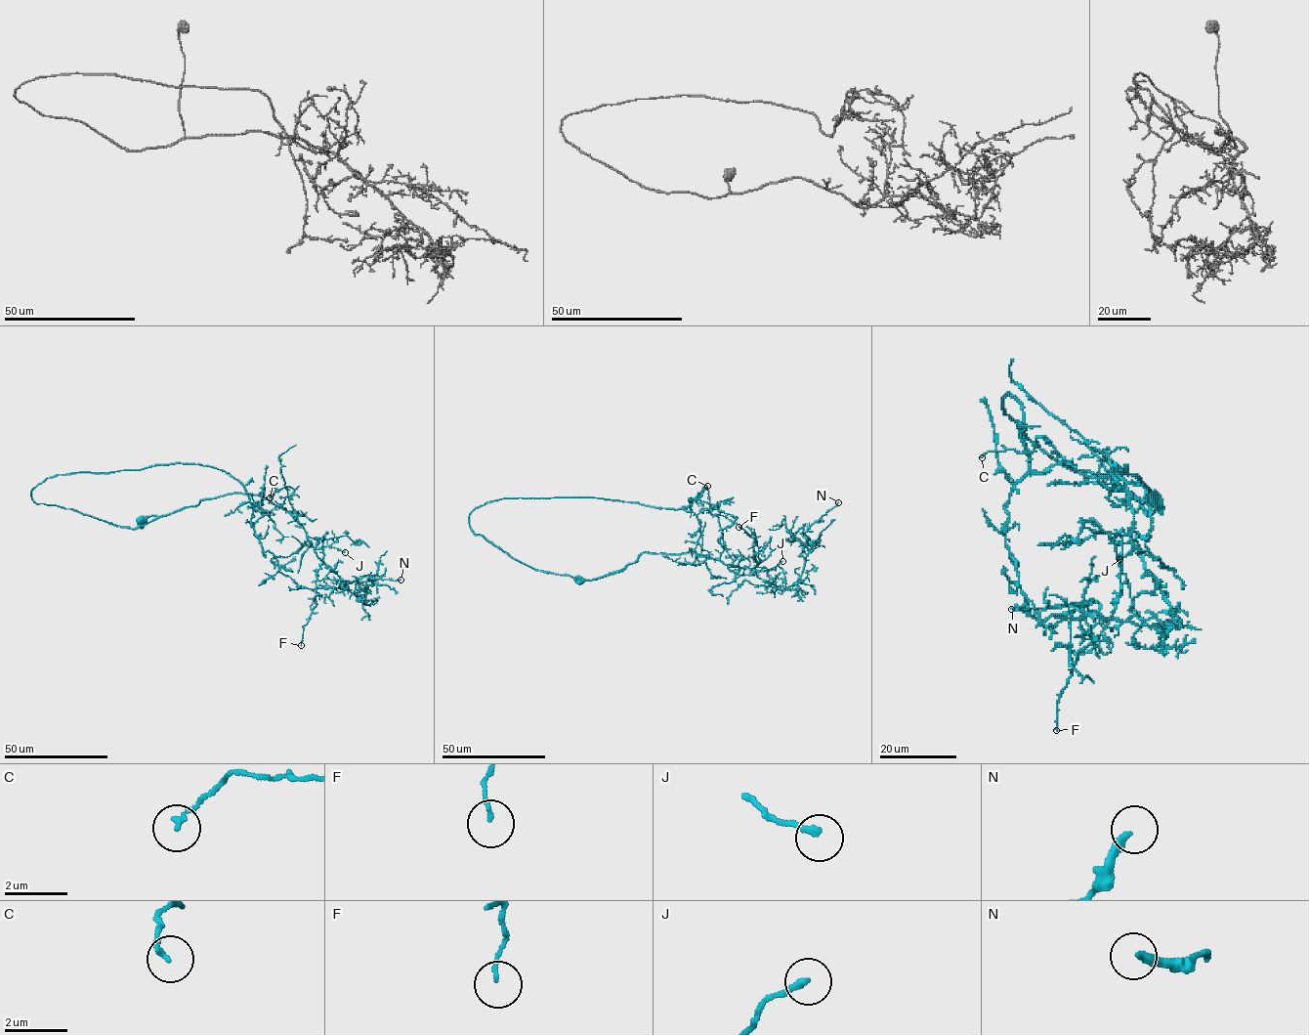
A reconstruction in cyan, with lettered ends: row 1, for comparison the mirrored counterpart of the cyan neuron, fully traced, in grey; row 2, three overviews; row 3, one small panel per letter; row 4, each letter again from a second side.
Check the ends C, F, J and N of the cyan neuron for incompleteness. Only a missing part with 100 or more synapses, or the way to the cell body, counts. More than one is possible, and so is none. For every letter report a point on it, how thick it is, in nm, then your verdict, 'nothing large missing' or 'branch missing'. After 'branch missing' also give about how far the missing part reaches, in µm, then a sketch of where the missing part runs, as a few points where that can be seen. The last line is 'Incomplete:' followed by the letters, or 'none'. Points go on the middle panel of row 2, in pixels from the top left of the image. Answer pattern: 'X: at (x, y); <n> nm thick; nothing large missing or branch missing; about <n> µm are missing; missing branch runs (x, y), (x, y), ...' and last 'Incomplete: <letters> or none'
C: at (707, 486); 140 nm thick; nothing large missing
F: at (738, 527); 110 nm thick; nothing large missing
J: at (782, 561); 200 nm thick; nothing large missing
N: at (838, 502); 280 nm thick; nothing large missing
Incomplete: none

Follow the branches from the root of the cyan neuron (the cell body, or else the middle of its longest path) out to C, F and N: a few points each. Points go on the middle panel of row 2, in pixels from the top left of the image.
C: (578, 581), (612, 574), (645, 552), (718, 559), (720, 538), (732, 522), (711, 513), (707, 486)
F: (578, 581), (612, 574), (645, 552), (696, 552), (755, 568), (762, 562), (753, 557), (754, 539), (738, 527)
N: (578, 581), (612, 574), (645, 552), (696, 552), (784, 589), (803, 570), (811, 546), (805, 533), (838, 502)

